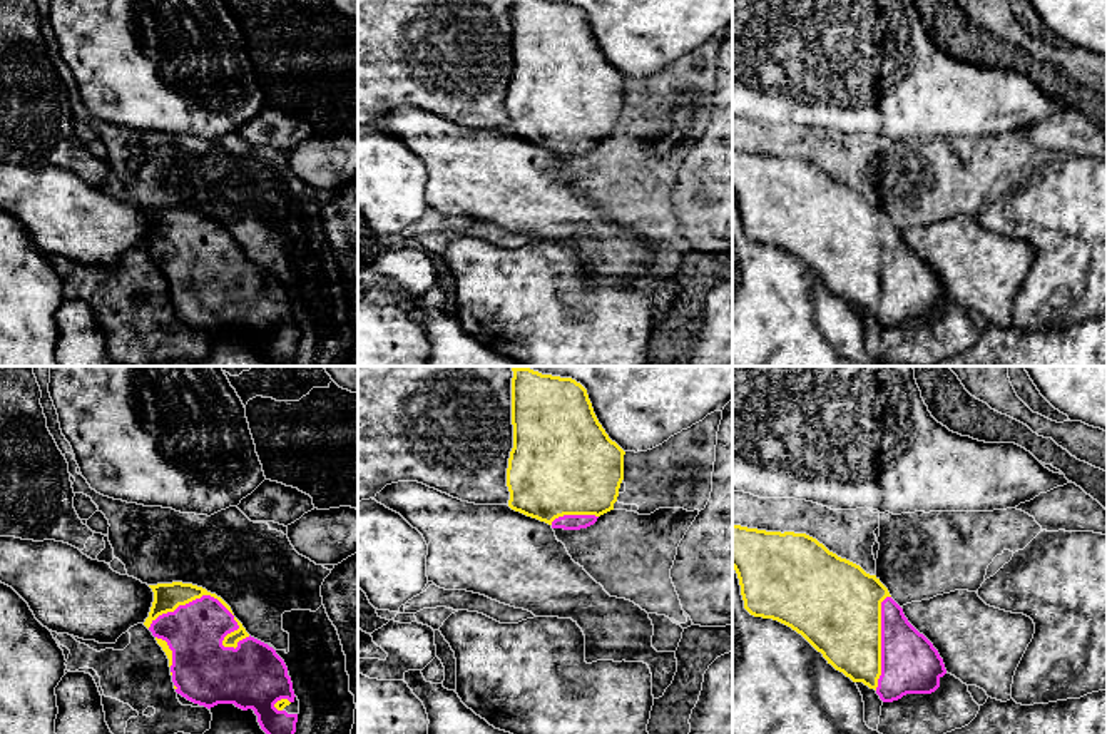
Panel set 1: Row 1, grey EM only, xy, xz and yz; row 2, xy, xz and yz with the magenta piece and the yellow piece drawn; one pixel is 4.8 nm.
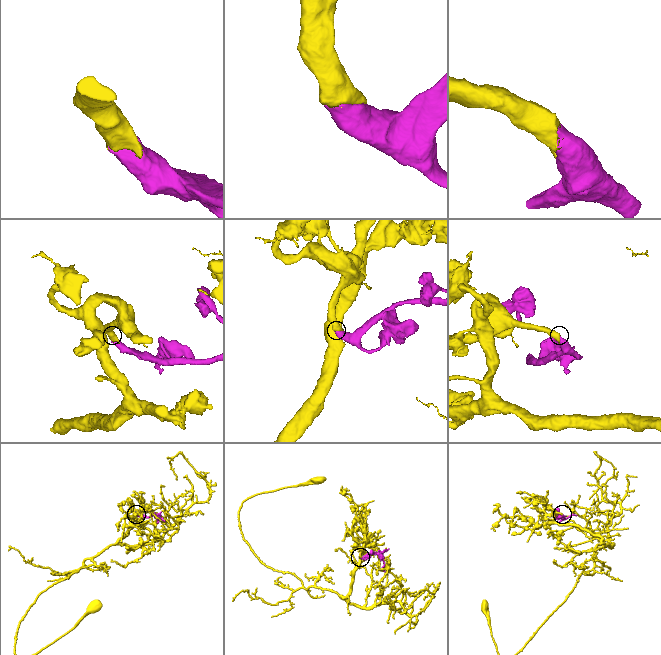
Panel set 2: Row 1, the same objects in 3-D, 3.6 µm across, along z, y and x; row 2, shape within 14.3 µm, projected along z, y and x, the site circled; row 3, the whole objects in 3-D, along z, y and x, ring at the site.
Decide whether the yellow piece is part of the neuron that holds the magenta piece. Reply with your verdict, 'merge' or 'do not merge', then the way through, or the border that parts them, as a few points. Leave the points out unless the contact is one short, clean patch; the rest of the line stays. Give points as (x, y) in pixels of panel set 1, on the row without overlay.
merge

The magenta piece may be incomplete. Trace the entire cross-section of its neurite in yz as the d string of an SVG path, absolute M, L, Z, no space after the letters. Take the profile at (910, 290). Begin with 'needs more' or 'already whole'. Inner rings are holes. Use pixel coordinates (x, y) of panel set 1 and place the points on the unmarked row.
needs more; M732 149L732 194L744 234L801 259L836 296L875 314L883 328L931 319L946 299L933 269L905 242L876 201L838 182L806 159L766 157Z

